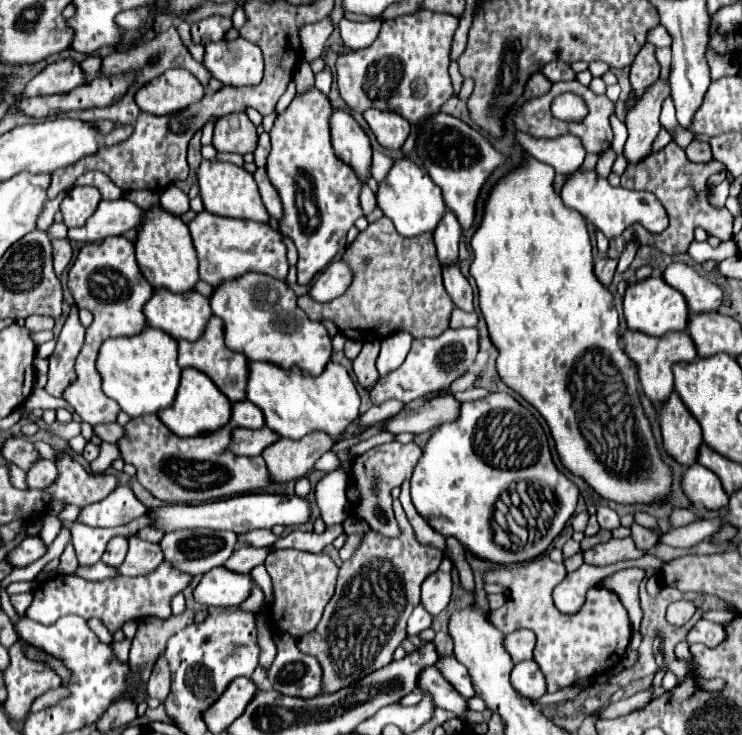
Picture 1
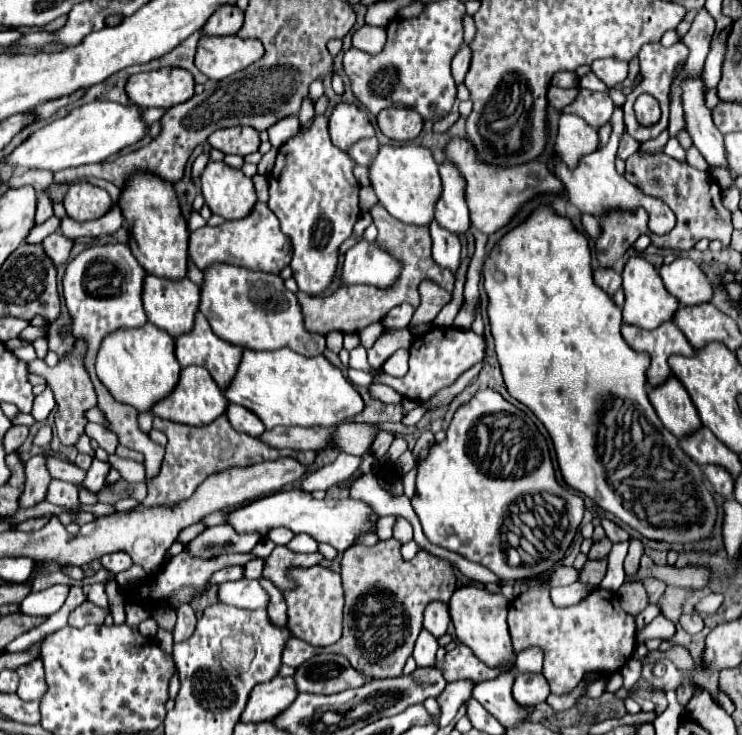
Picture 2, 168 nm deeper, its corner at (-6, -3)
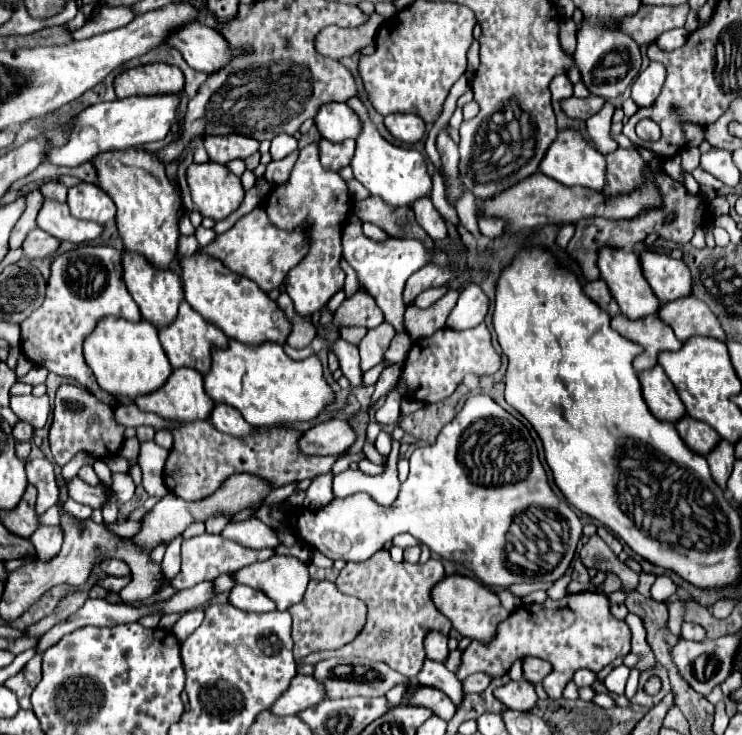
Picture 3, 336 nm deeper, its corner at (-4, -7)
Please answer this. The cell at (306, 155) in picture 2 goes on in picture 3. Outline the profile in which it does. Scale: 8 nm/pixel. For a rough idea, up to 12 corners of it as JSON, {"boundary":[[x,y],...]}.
{"boundary":[[316,144],[264,206],[272,222],[304,222],[312,246],[284,282],[302,318],[344,286],[340,236],[352,198]]}

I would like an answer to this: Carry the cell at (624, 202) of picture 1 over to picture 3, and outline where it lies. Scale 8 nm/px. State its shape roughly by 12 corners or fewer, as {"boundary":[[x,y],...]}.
{"boundary":[[576,128],[558,132],[540,172],[604,190],[606,158]]}

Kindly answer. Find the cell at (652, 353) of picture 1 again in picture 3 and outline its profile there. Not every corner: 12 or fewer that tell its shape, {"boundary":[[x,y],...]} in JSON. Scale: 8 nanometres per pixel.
{"boundary":[[656,314],[612,318],[612,328],[644,348],[636,372],[652,368],[658,352],[682,342]]}

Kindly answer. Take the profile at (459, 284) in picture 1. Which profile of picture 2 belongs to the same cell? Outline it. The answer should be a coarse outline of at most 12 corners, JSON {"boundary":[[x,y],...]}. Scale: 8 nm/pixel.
{"boundary":[[430,224],[432,258],[452,274],[460,270],[460,238]]}

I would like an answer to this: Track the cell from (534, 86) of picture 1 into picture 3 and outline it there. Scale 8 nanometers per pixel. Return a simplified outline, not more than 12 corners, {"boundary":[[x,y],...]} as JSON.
{"boundary":[[600,96],[568,98],[562,110],[570,118],[588,120],[604,106]]}

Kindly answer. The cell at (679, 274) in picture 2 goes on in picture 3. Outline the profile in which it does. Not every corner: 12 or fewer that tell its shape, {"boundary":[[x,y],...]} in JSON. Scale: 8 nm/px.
{"boundary":[[644,250],[640,266],[660,302],[690,296],[682,260]]}

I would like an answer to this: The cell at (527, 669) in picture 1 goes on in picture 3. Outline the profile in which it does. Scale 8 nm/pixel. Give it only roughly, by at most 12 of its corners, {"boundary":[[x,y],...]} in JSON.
{"boundary":[[528,680],[500,686],[494,696],[510,710],[528,712],[538,696]]}

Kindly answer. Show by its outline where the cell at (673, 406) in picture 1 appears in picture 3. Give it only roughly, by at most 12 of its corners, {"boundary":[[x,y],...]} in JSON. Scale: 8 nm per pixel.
{"boundary":[[660,364],[640,372],[656,418],[676,422],[684,404]]}

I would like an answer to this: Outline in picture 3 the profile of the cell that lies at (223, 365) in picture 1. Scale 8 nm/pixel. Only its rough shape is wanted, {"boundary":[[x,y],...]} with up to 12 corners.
{"boundary":[[186,300],[158,330],[172,368],[206,374],[224,332]]}

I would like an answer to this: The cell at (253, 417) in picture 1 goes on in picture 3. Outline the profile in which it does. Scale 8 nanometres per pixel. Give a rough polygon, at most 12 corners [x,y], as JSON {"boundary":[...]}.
{"boundary":[[216,404],[212,426],[224,434],[244,436],[252,426],[232,406]]}

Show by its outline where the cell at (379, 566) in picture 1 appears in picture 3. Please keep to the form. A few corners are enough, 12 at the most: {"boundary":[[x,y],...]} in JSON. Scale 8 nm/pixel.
{"boundary":[[388,550],[348,562],[342,594],[368,606],[360,636],[328,656],[366,656],[416,678],[430,630],[438,560],[396,564]]}

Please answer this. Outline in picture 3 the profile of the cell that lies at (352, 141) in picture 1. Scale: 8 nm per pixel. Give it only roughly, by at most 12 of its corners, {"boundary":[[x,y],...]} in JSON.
{"boundary":[[322,104],[314,116],[330,142],[356,138],[360,120],[346,104]]}

